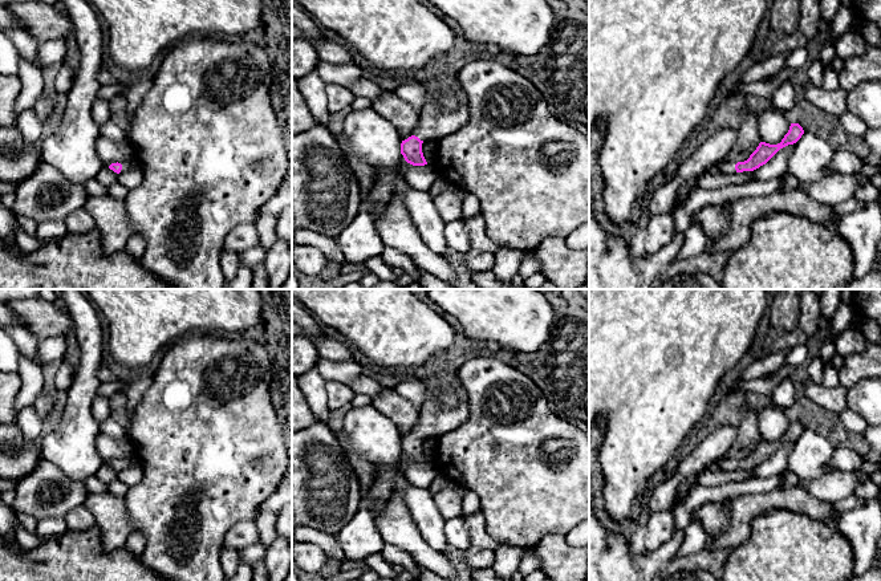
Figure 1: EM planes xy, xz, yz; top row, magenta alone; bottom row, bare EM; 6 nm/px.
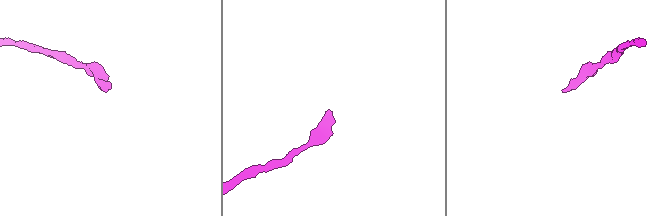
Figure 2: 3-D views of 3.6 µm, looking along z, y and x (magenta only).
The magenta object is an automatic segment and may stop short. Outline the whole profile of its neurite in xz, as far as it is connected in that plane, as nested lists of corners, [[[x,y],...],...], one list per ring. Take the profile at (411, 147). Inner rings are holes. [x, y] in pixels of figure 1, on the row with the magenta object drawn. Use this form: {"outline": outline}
{"outline": [[[438,76],[423,82],[425,103],[411,137],[402,141],[401,154],[413,166],[427,164],[422,143],[452,134],[467,123],[467,96],[456,77]]]}

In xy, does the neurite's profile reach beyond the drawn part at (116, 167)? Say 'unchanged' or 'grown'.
grown

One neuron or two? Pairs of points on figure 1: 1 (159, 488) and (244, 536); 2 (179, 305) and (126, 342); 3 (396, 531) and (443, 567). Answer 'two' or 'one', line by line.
1: two
2: one
3: one

